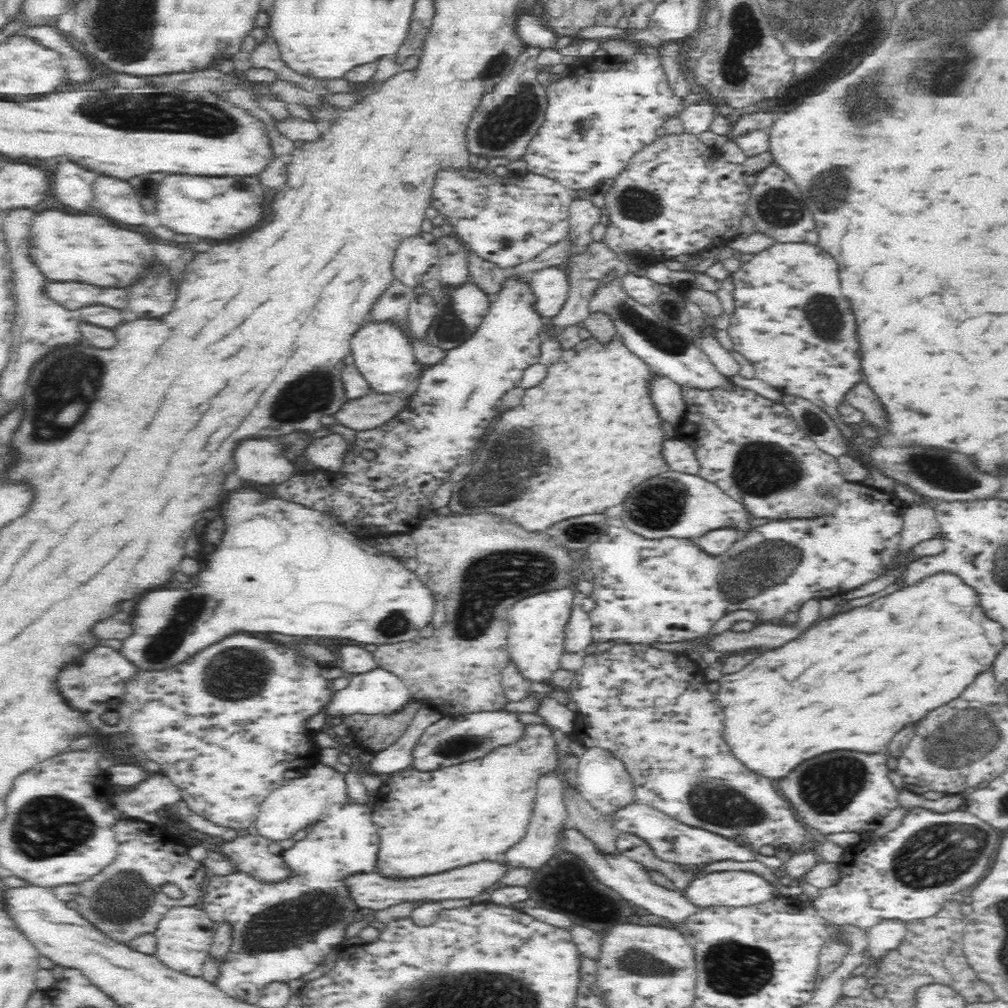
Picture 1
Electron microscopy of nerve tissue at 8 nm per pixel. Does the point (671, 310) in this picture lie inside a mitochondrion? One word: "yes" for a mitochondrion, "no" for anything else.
yes

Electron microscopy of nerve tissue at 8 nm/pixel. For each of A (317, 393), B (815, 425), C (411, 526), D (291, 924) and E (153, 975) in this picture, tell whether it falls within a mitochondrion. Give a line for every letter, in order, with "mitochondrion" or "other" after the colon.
A: mitochondrion
B: mitochondrion
C: other
D: mitochondrion
E: other

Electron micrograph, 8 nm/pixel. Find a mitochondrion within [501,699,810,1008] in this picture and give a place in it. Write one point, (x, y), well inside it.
(733, 969)

